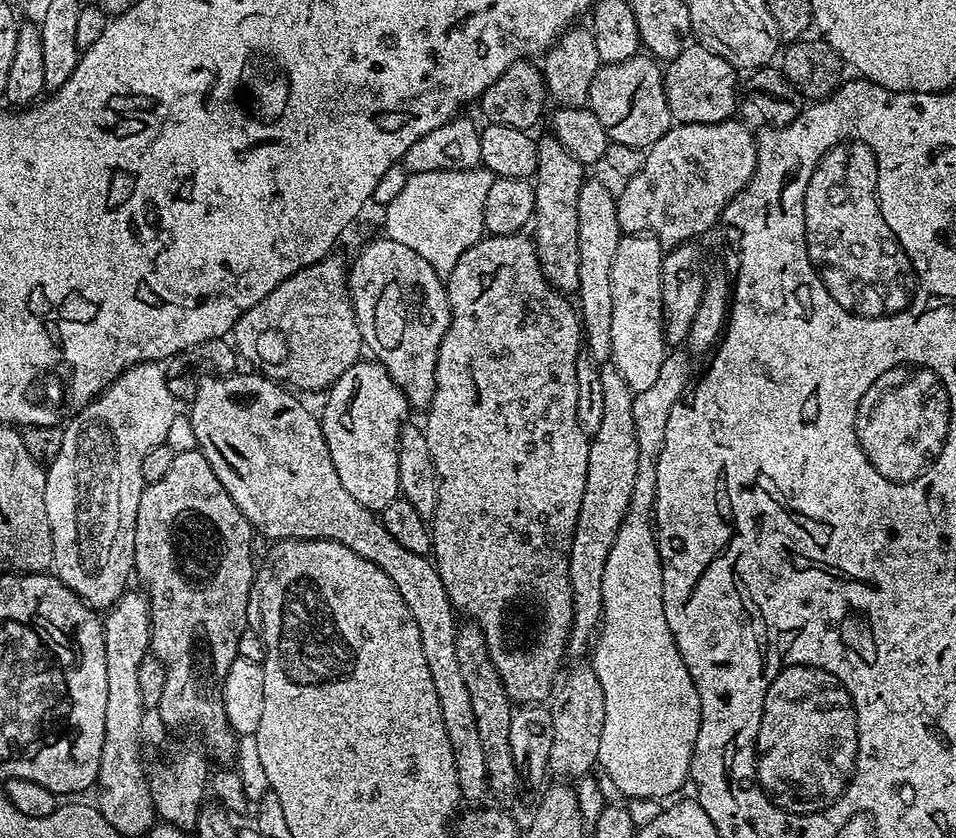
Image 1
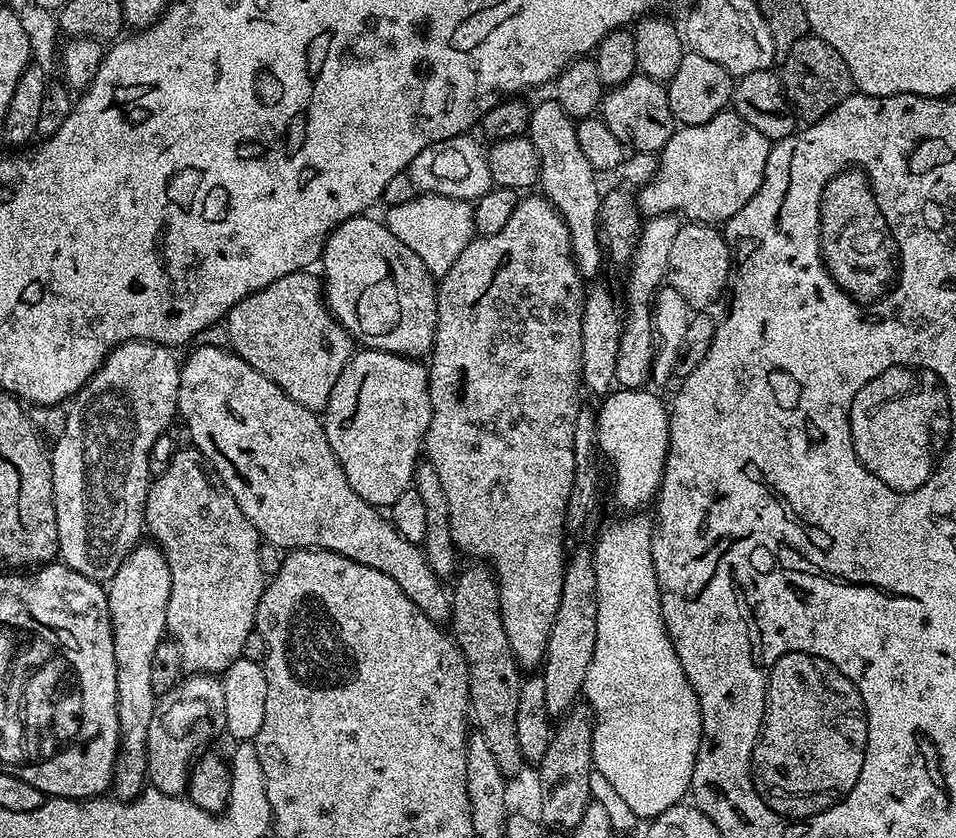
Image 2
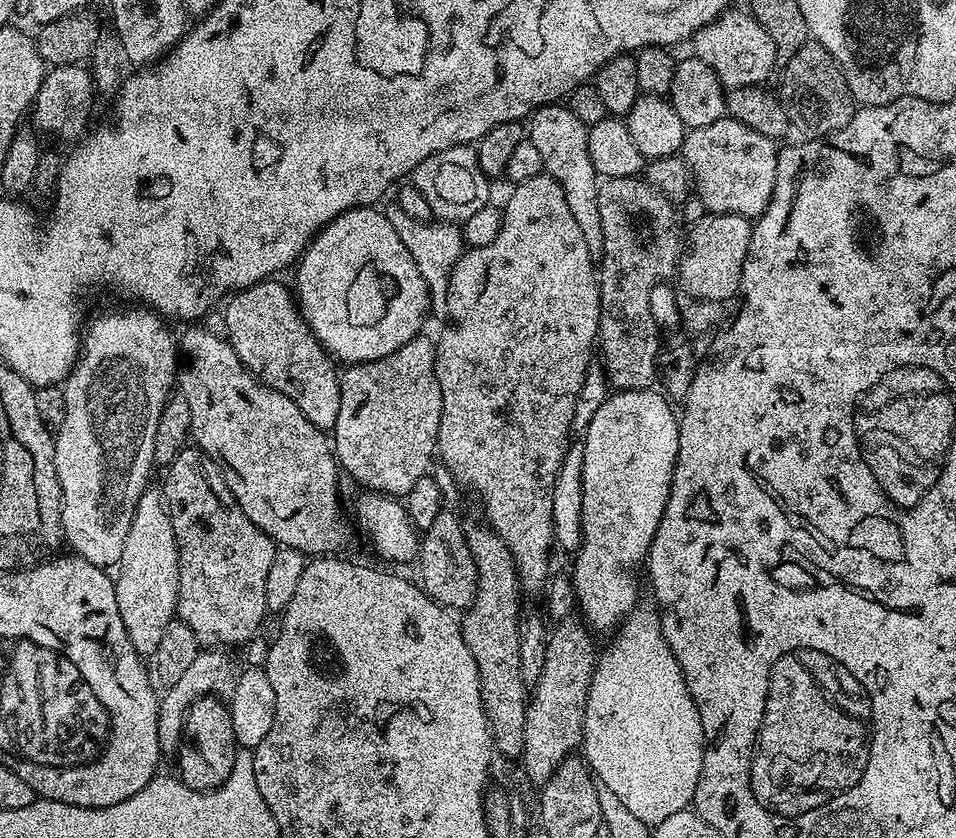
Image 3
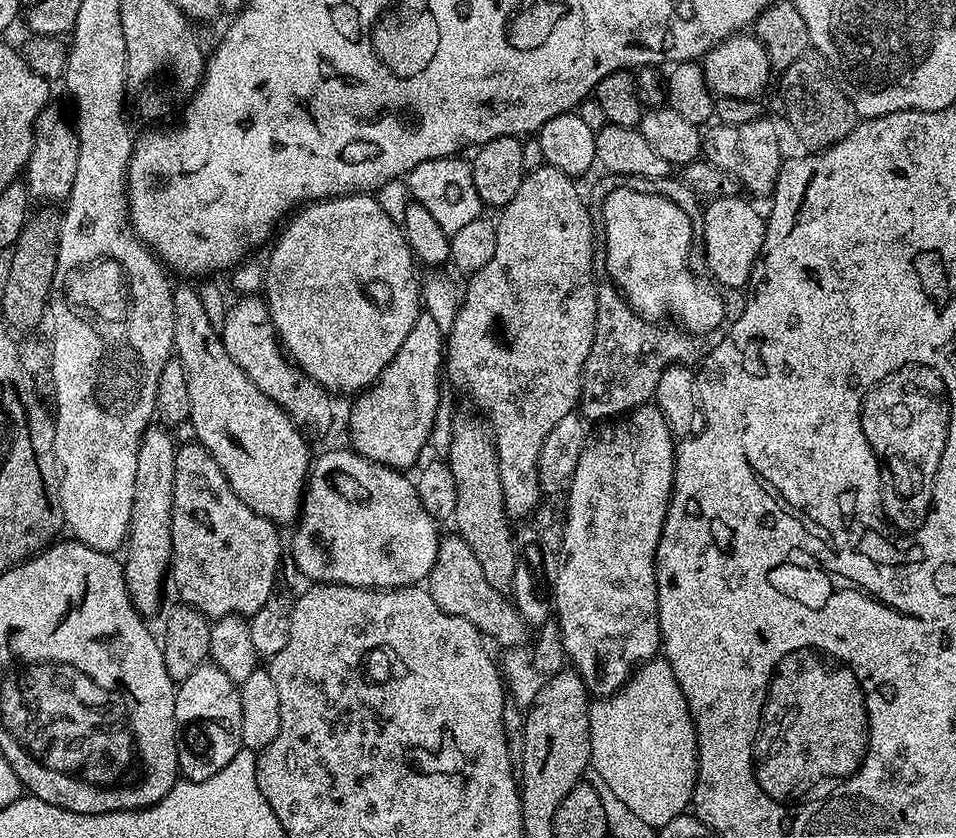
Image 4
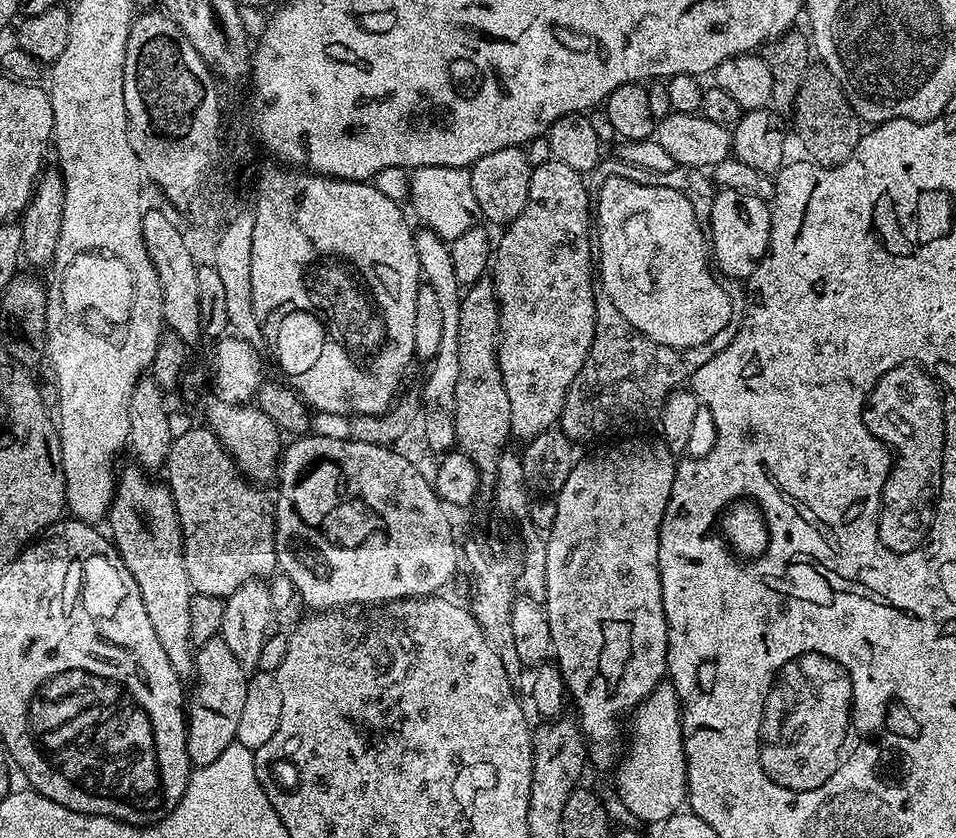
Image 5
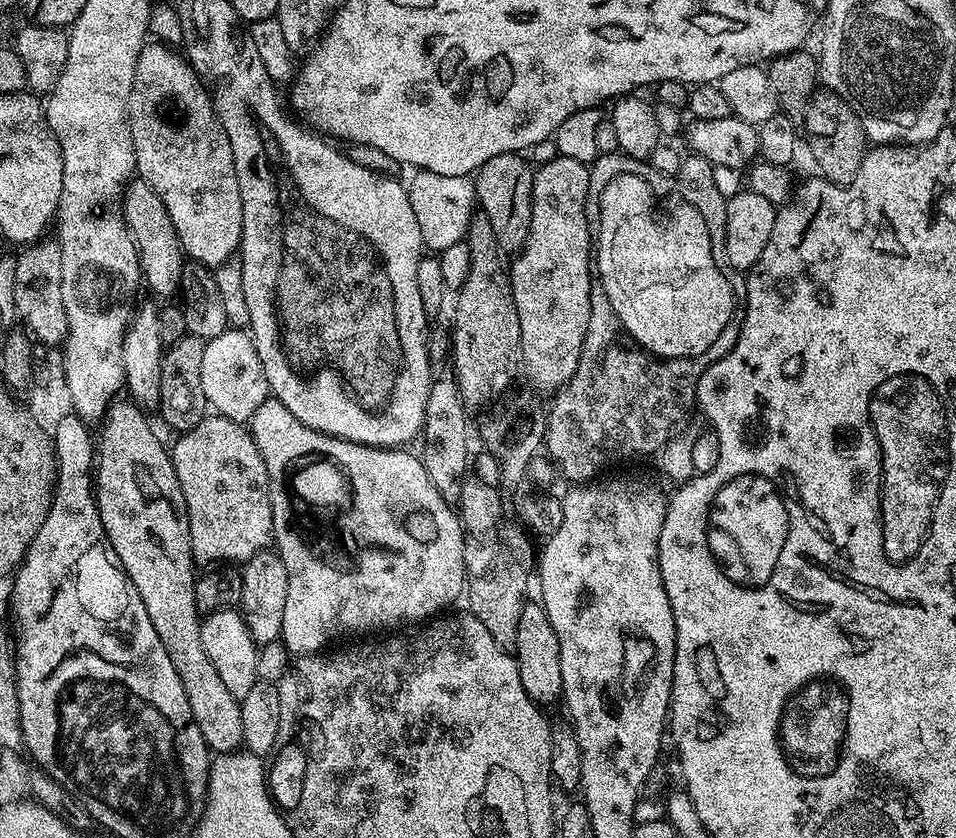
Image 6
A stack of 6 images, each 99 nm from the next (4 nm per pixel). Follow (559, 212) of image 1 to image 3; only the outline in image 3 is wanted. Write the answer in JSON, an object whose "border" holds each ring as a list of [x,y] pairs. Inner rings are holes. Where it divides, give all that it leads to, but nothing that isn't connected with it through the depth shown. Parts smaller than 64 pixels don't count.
{"border":[[[564,102],[543,104],[526,120],[527,139],[532,140],[538,154],[542,154],[544,172],[562,186],[570,214],[574,214],[574,222],[578,222],[582,229],[582,238],[586,238],[586,250],[590,250],[594,258],[599,258],[603,253],[602,223],[598,212],[600,185],[588,149],[588,129],[589,125],[583,124],[578,114],[574,114]]]}

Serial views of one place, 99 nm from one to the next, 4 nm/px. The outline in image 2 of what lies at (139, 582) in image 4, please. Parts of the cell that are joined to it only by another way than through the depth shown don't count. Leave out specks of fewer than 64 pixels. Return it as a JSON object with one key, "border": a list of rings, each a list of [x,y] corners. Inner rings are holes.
{"border":[[[137,543],[118,570],[107,581],[108,609],[114,634],[114,658],[118,670],[118,722],[120,751],[112,772],[111,791],[117,800],[135,800],[146,787],[148,774],[148,727],[157,694],[150,686],[154,650],[166,636],[166,602],[170,602],[170,566],[155,543]]]}

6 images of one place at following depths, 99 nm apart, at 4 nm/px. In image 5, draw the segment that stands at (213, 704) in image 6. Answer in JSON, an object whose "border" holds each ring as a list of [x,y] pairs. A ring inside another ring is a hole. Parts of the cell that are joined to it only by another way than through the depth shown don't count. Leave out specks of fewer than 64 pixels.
{"border":[[[131,466],[119,473],[116,481],[116,494],[112,497],[112,506],[108,509],[106,517],[107,531],[110,533],[110,539],[120,552],[120,557],[125,566],[130,570],[130,574],[134,574],[134,582],[138,582],[138,590],[142,594],[142,606],[146,606],[146,615],[150,617],[150,626],[154,626],[154,634],[158,634],[158,642],[162,642],[162,650],[166,650],[166,658],[170,658],[170,666],[174,666],[174,674],[178,674],[181,681],[188,682],[193,679],[196,670],[196,653],[190,634],[190,598],[194,595],[190,586],[190,578],[186,578],[186,562],[184,561],[184,535],[180,529],[180,519],[178,518],[178,510],[174,506],[174,498],[172,492],[168,489],[167,483],[151,480],[149,473],[139,466]]]}

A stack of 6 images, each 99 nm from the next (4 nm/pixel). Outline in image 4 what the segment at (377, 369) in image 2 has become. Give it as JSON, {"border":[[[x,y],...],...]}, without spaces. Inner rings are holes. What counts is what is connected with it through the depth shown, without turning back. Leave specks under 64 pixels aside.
{"border":[[[421,311],[406,342],[398,346],[398,354],[394,354],[391,362],[352,404],[352,421],[348,424],[349,430],[352,431],[350,441],[352,451],[379,464],[387,464],[390,468],[408,470],[408,467],[419,458],[420,451],[427,446],[428,435],[436,424],[436,411],[440,408],[440,376],[442,380],[442,365],[445,360],[446,334],[438,328],[428,312]]]}

